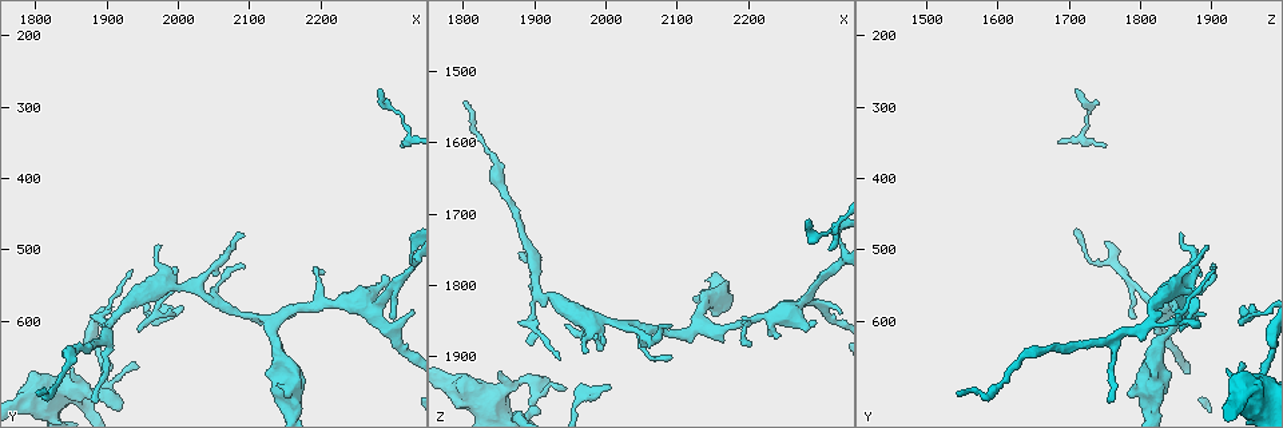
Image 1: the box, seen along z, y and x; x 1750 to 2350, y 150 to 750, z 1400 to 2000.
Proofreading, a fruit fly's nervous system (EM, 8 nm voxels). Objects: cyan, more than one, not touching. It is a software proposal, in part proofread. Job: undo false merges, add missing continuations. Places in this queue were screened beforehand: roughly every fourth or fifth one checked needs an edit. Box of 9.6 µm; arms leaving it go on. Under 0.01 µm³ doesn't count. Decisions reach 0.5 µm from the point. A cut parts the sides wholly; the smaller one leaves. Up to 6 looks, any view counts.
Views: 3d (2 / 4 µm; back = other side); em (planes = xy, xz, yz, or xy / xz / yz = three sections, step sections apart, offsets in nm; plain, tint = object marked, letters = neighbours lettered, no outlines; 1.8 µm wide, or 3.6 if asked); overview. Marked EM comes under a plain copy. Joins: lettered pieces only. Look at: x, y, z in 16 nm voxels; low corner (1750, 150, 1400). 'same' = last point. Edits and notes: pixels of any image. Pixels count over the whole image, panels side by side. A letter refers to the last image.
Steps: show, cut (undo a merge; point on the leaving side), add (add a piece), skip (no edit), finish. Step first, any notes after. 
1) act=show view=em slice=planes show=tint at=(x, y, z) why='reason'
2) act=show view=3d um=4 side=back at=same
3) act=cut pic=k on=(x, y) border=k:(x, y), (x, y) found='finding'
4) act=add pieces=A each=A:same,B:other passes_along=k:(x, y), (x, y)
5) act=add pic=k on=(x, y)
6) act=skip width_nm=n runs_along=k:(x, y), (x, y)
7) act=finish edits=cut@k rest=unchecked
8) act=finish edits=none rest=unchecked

act=show view=em slice=planes show=letters at=(2285, 275, 1710) why='branch stops here'

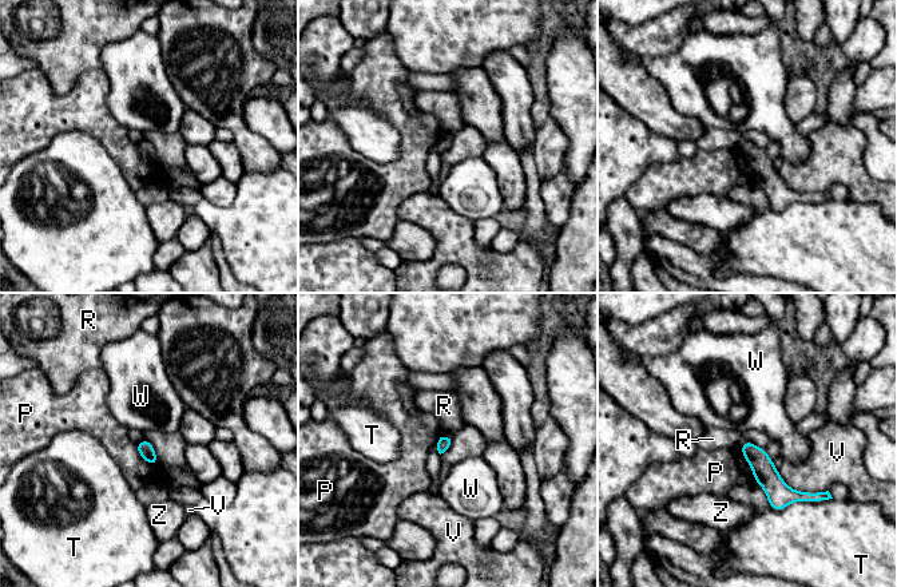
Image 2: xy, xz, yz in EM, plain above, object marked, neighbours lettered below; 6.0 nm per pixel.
act=skip width_nm=70 each=P:other,R:other,T:other,V:other,W:other,Z:other runs_along=2:(746, 444), (786, 495), (808, 495) found='none of them fits'

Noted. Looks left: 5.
act=show view=em slice=yz step=8 show=letters at=(2095, 480, 1860) why='thin end'

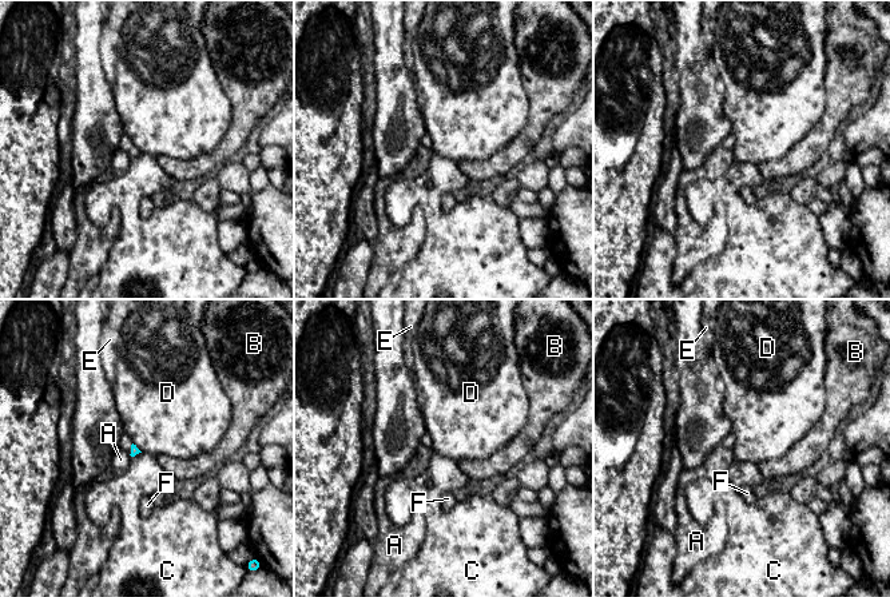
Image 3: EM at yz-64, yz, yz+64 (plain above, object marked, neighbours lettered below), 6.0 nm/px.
act=show view=em slice=planes show=letters at=same

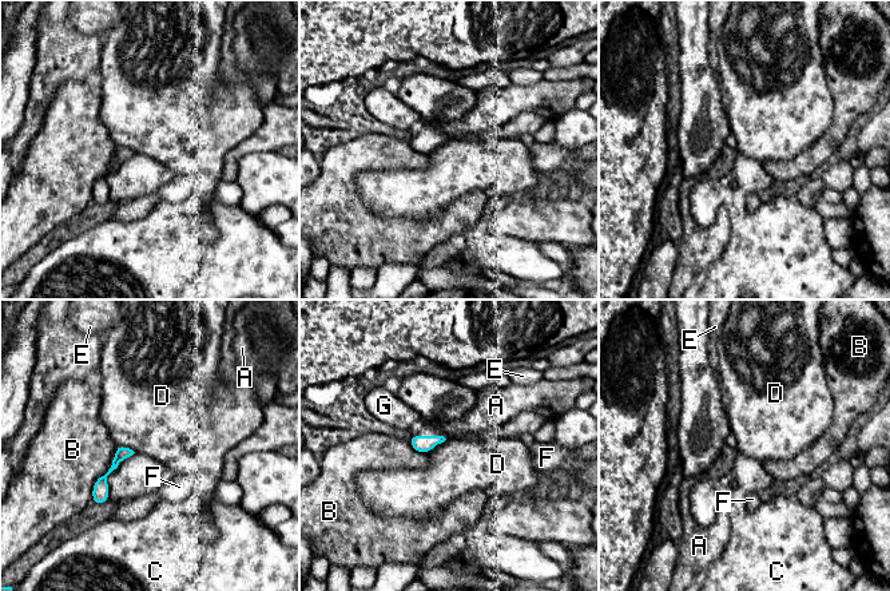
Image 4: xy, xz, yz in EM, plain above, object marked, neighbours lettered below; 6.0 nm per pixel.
act=skip each=A:other,B:other,C:other,D:other,E:other,F:other,G:other border=4:(447, 439), (425, 453) found='none of them fits'

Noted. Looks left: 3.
act=show view=em slice=xz step=8 show=tint at=(2000, 580, 1950) why='branch stops here'

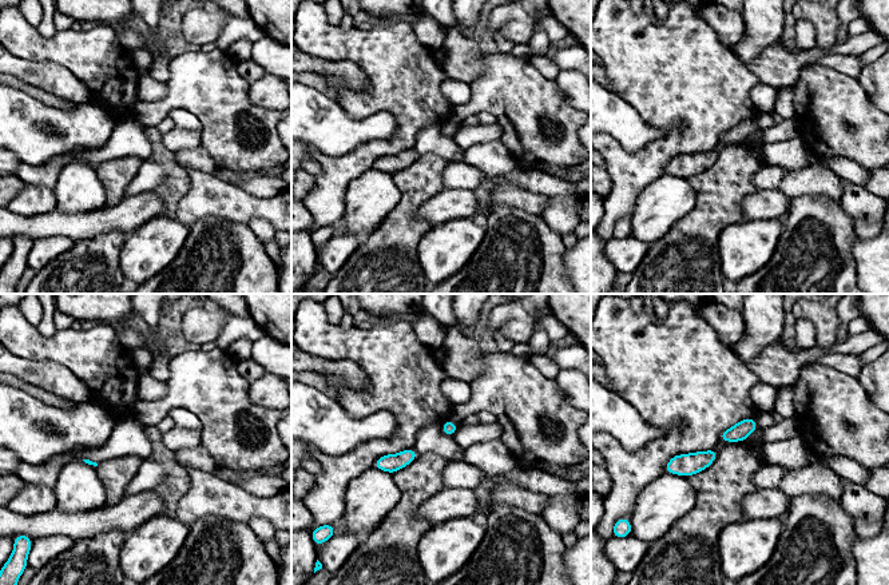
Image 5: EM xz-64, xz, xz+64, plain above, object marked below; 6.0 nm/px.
act=show view=em slice=planes show=letters at=same why='another direction'

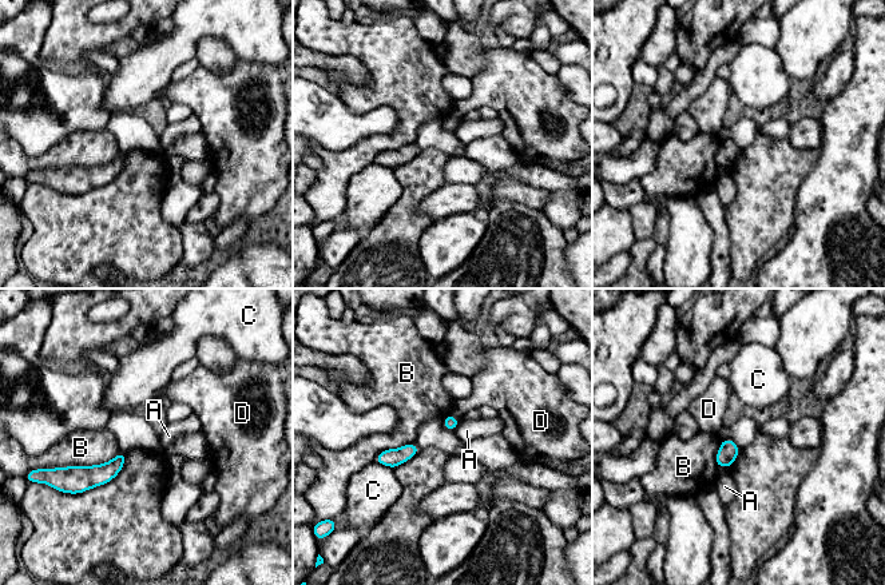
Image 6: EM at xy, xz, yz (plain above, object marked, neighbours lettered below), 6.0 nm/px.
act=skip each=A:other,B:other,C:other,D:other border=6:(461, 420), (453, 430) found='no lettered piece goes on from it'

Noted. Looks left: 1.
act=finish edits=none rest=unchecked

